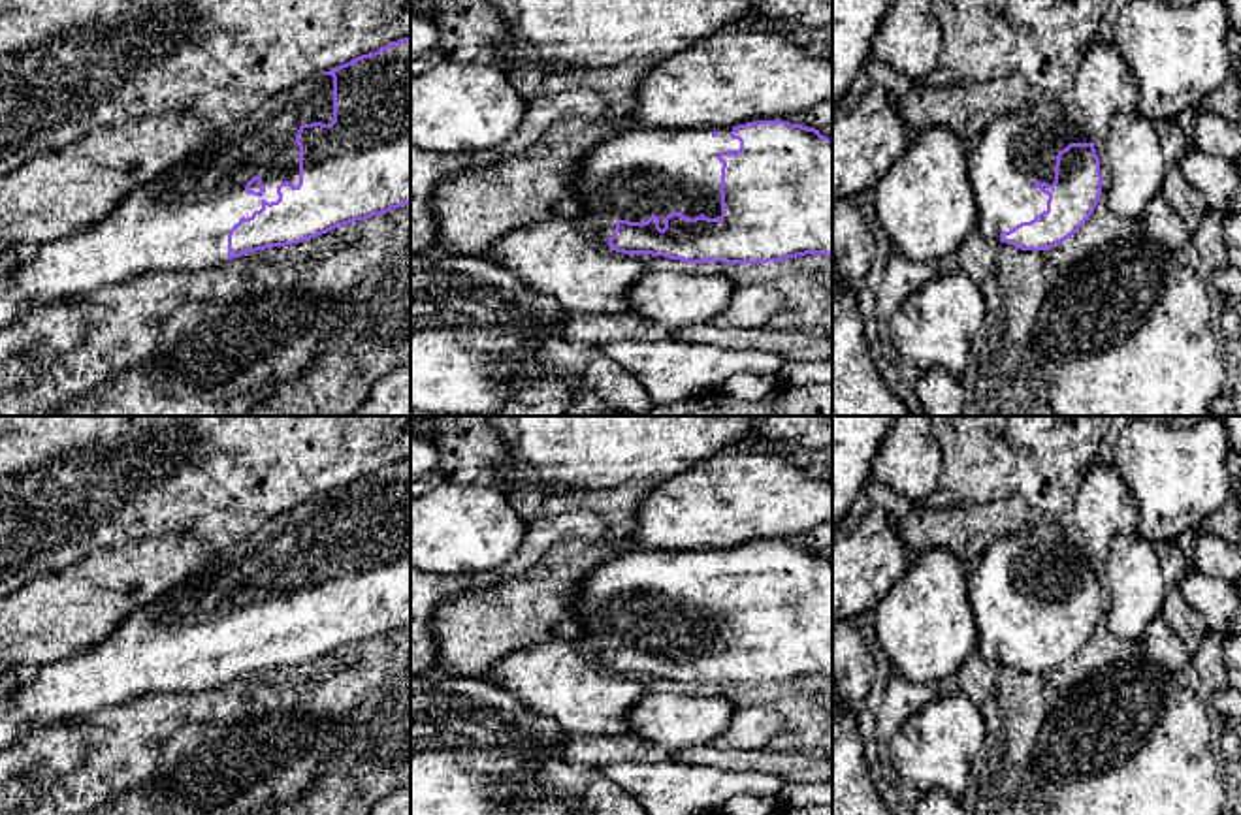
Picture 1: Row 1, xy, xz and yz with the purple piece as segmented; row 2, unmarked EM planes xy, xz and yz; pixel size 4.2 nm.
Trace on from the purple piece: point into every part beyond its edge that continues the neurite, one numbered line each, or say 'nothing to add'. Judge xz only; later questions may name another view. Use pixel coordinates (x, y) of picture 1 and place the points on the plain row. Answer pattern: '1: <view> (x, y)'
1: xz (631, 597)

